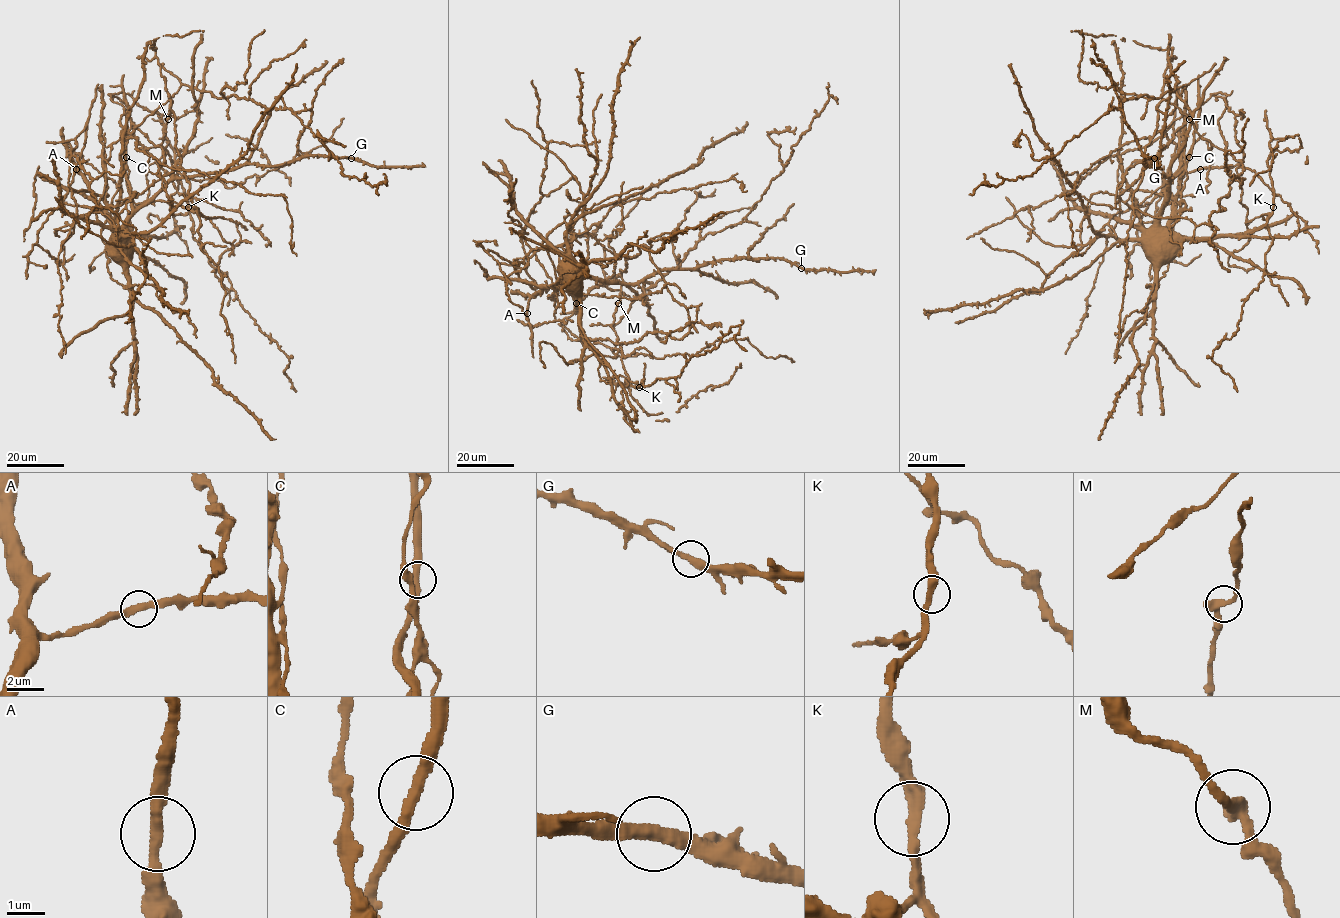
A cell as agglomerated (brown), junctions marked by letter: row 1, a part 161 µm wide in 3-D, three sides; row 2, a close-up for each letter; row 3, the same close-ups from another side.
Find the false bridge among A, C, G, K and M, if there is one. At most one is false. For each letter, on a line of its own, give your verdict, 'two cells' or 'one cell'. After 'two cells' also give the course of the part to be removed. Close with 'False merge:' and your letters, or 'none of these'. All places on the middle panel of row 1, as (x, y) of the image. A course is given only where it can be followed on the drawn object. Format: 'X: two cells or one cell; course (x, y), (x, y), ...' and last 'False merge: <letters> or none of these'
A: one cell
C: one cell
G: one cell
K: one cell
M: one cell
False merge: none of these

